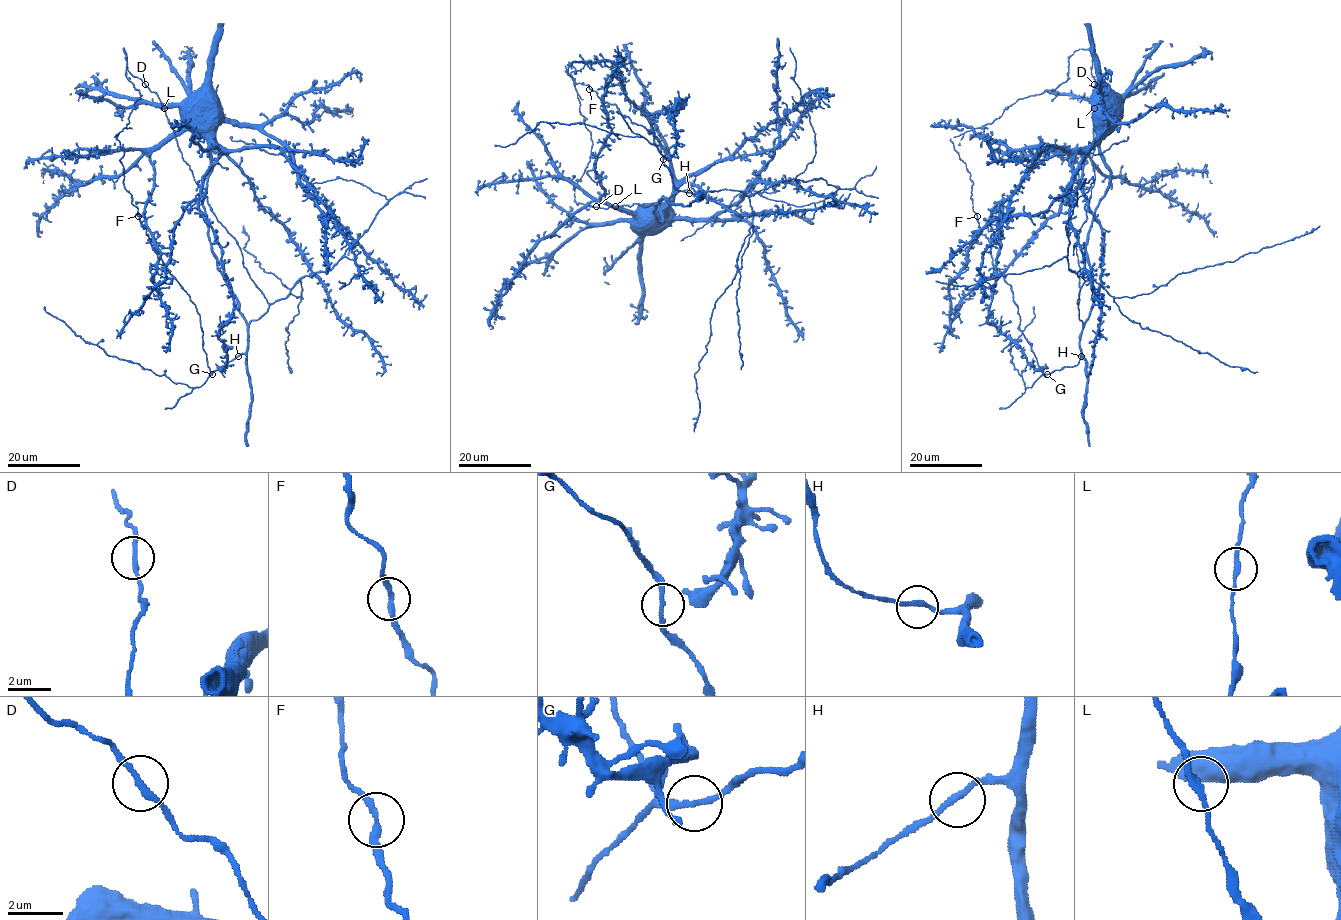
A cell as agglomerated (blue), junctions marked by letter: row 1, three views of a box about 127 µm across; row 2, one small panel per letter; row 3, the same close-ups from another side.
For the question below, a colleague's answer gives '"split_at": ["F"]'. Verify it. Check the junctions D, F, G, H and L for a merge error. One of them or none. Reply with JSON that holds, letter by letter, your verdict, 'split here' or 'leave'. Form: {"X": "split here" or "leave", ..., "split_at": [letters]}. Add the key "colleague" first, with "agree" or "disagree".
{"colleague": "agree", "D": "leave", "F": "split here", "G": "leave", "H": "leave", "L": "leave", "split_at": ["F"]}

